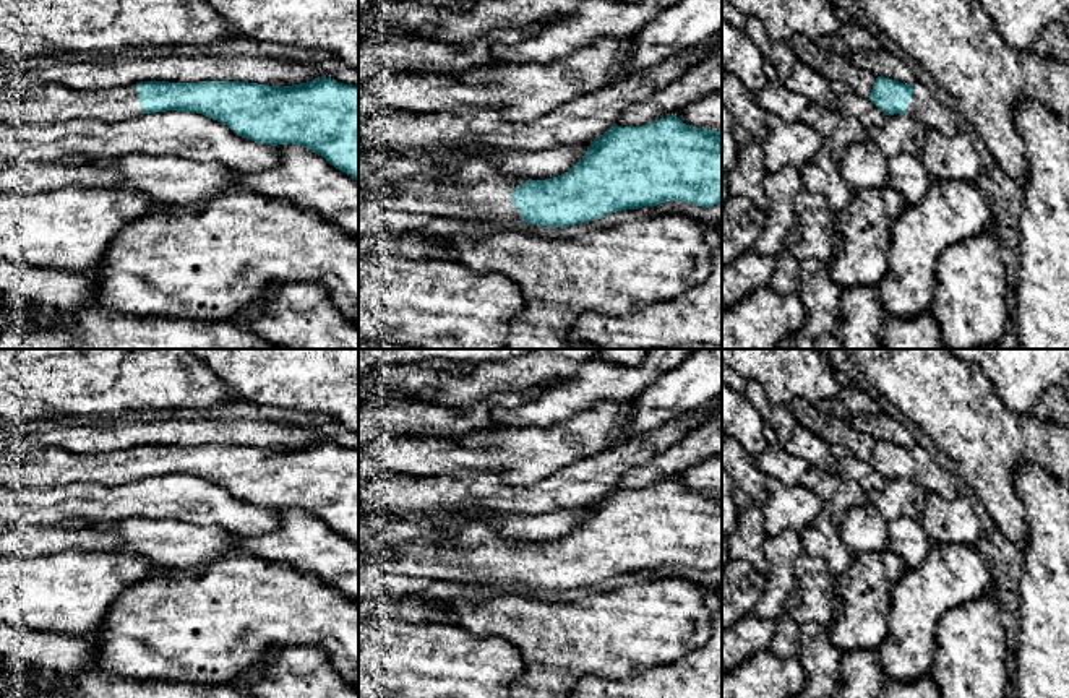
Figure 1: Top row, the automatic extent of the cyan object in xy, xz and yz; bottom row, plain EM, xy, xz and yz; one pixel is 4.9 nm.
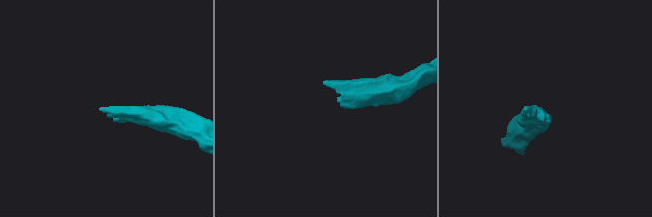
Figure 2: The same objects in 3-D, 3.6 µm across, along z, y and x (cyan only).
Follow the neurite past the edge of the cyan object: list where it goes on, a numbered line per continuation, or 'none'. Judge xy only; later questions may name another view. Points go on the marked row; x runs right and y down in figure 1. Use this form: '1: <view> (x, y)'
1: xy (49, 103)

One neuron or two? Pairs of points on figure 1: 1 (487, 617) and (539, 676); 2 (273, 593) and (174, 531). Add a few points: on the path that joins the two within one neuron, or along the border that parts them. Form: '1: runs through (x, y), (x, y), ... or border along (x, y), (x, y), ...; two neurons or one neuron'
1: runs through (505, 620), (539, 658); one neuron
2: border along (237, 551), (201, 570), (180, 568); two neurons

